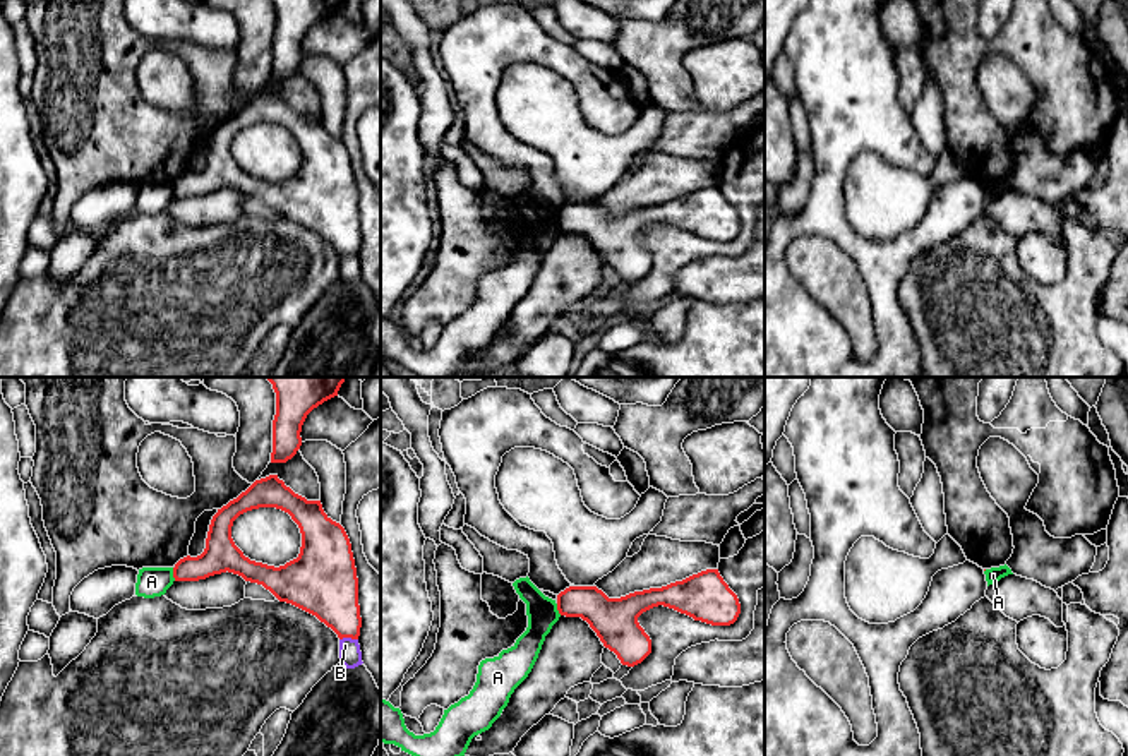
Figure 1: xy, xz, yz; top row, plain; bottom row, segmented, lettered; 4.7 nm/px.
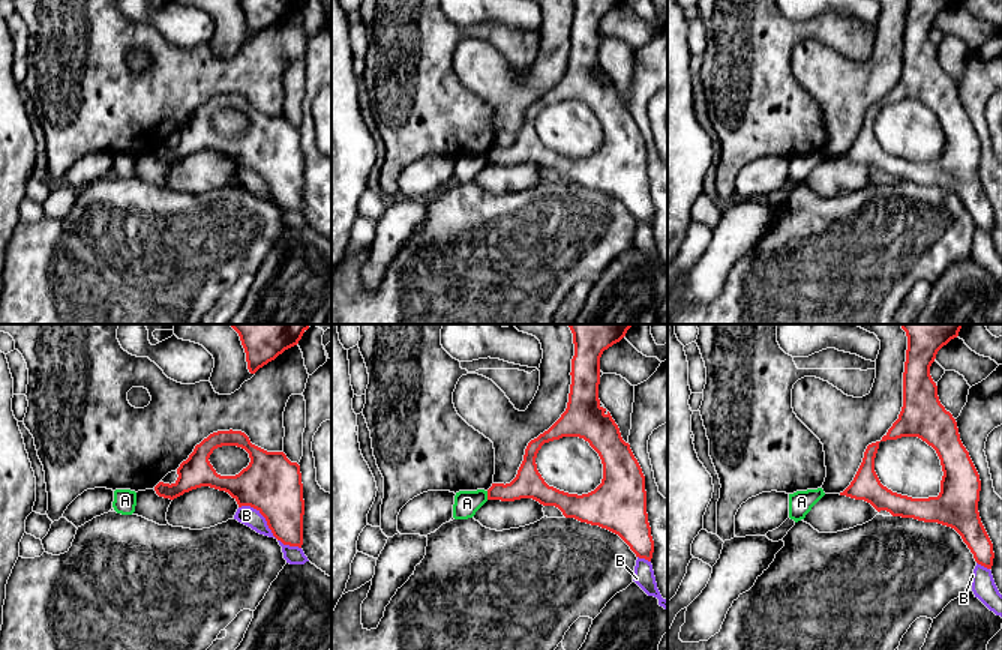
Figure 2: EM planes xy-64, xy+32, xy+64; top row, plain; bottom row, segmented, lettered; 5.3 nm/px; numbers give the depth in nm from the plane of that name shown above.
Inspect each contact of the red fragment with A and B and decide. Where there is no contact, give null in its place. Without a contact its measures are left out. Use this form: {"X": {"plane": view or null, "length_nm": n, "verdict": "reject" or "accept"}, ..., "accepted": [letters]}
{"A": {"plane": "xy", "length_nm": 70, "verdict": "reject"}, "B": {"plane": "xy", "length_nm": 90, "verdict": "reject"}, "accepted": []}

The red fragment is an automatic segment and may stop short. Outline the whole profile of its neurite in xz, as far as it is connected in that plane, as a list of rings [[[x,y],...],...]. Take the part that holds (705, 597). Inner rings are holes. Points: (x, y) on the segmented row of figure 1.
[[[718,569],[621,598],[609,598],[597,586],[569,586],[557,595],[559,614],[586,621],[603,646],[627,667],[641,663],[651,653],[651,639],[638,617],[658,605],[711,626],[730,626],[741,614],[739,598]]]

